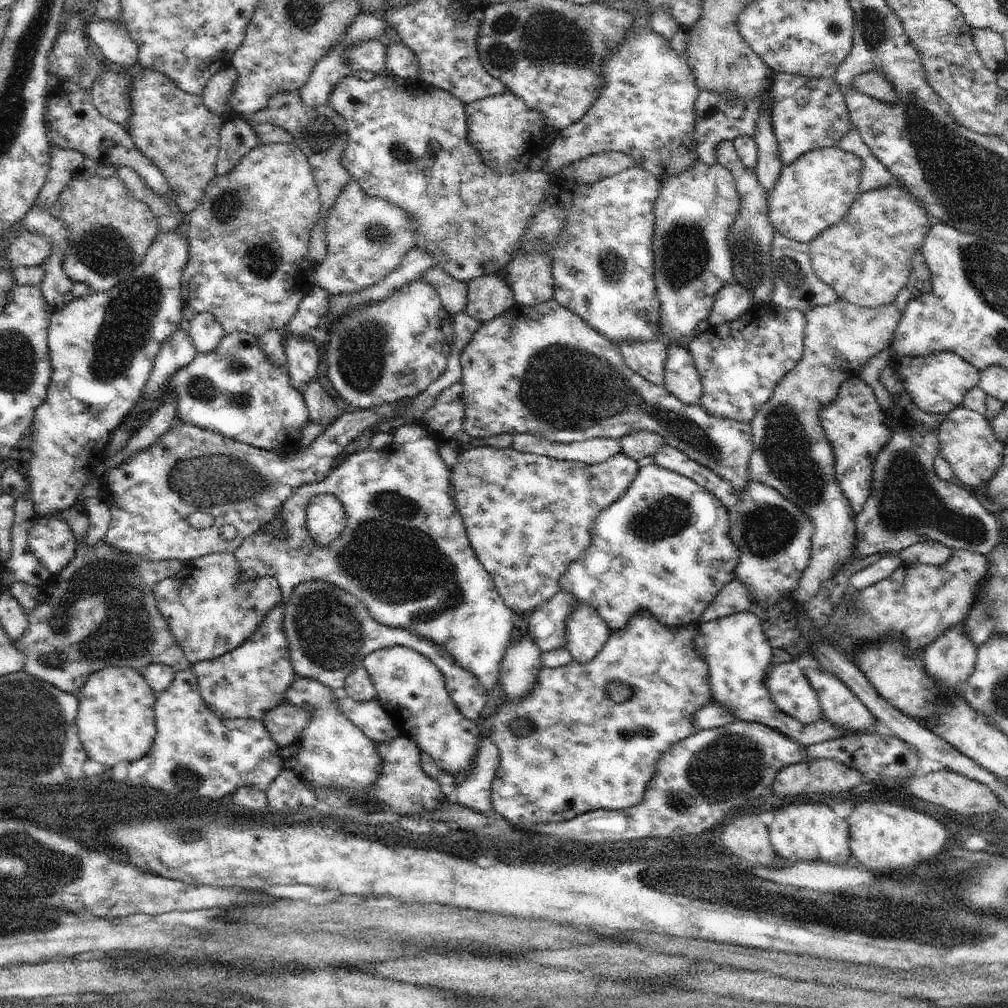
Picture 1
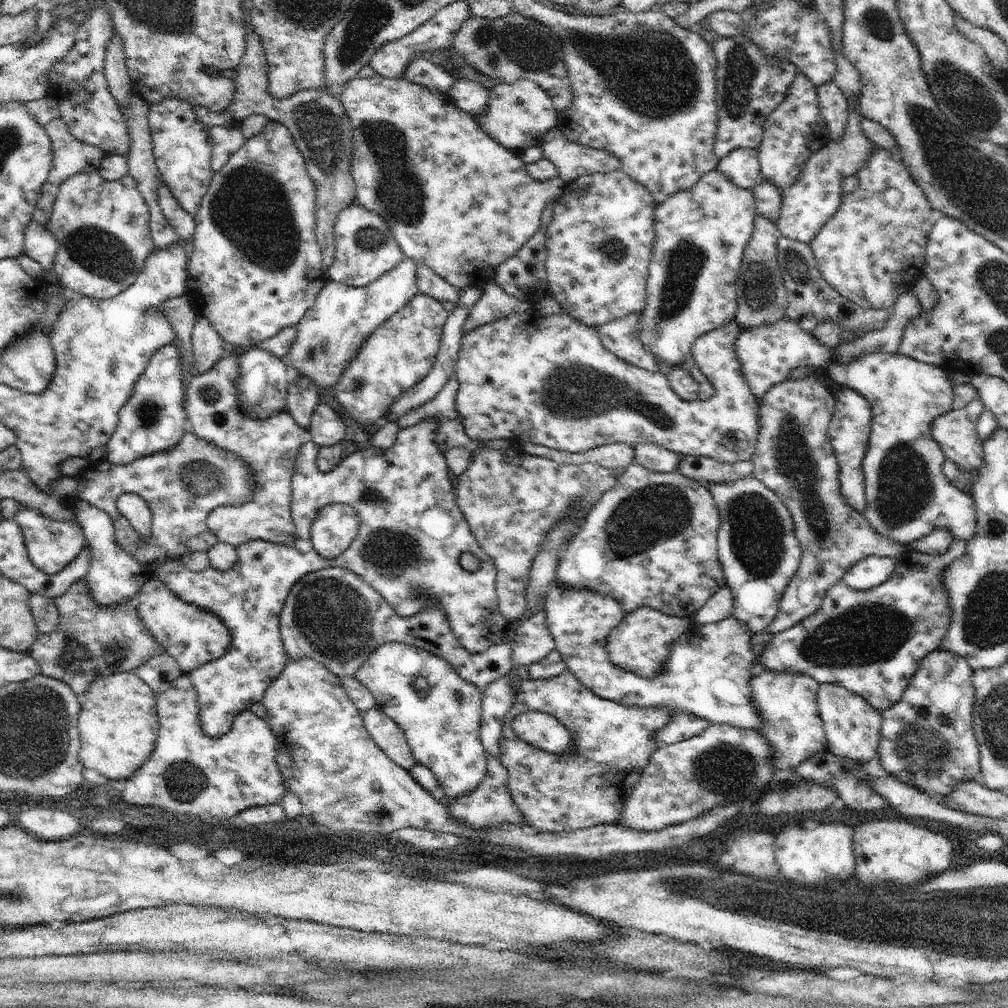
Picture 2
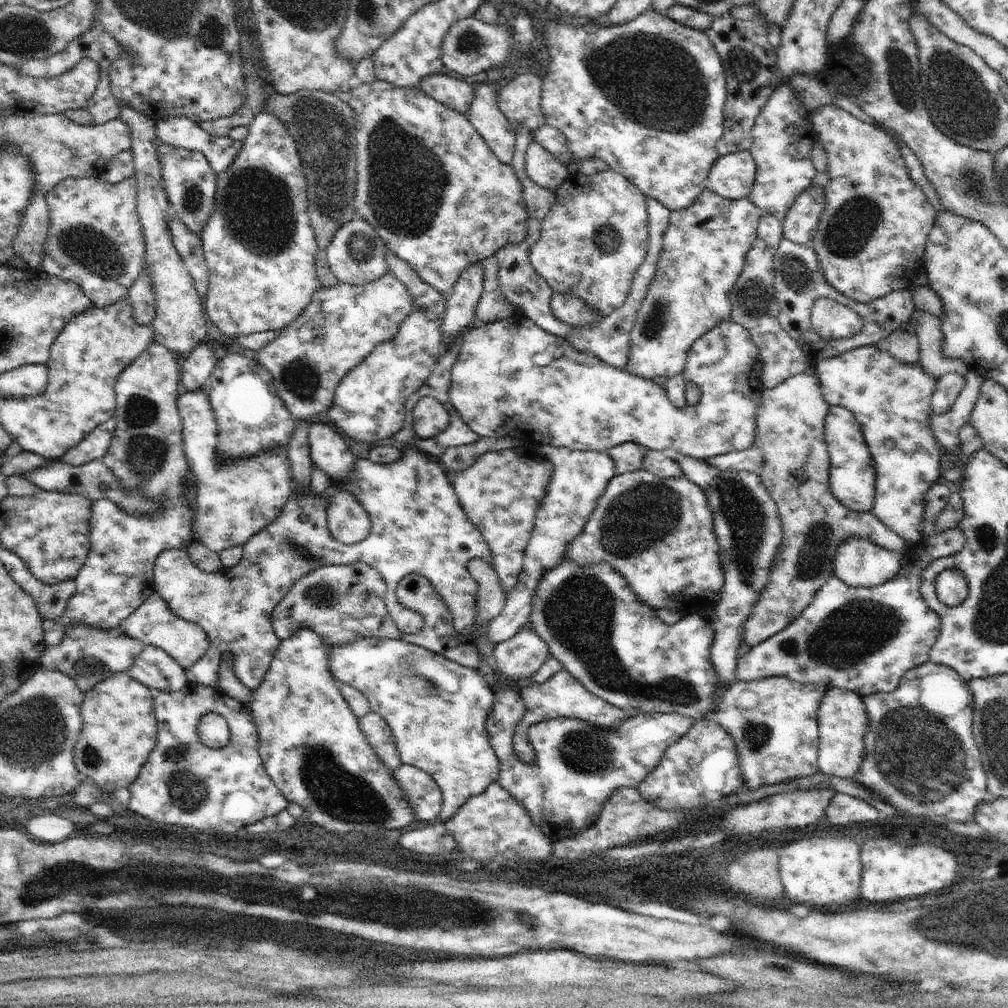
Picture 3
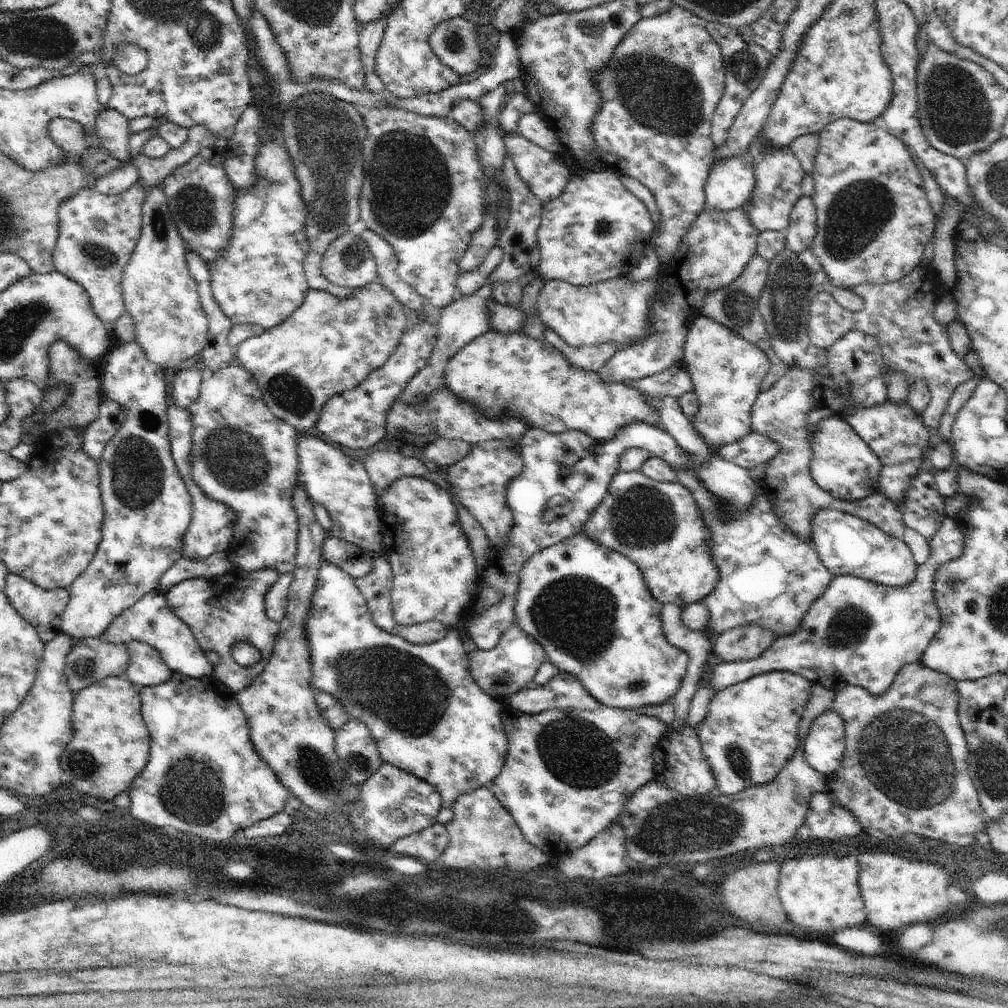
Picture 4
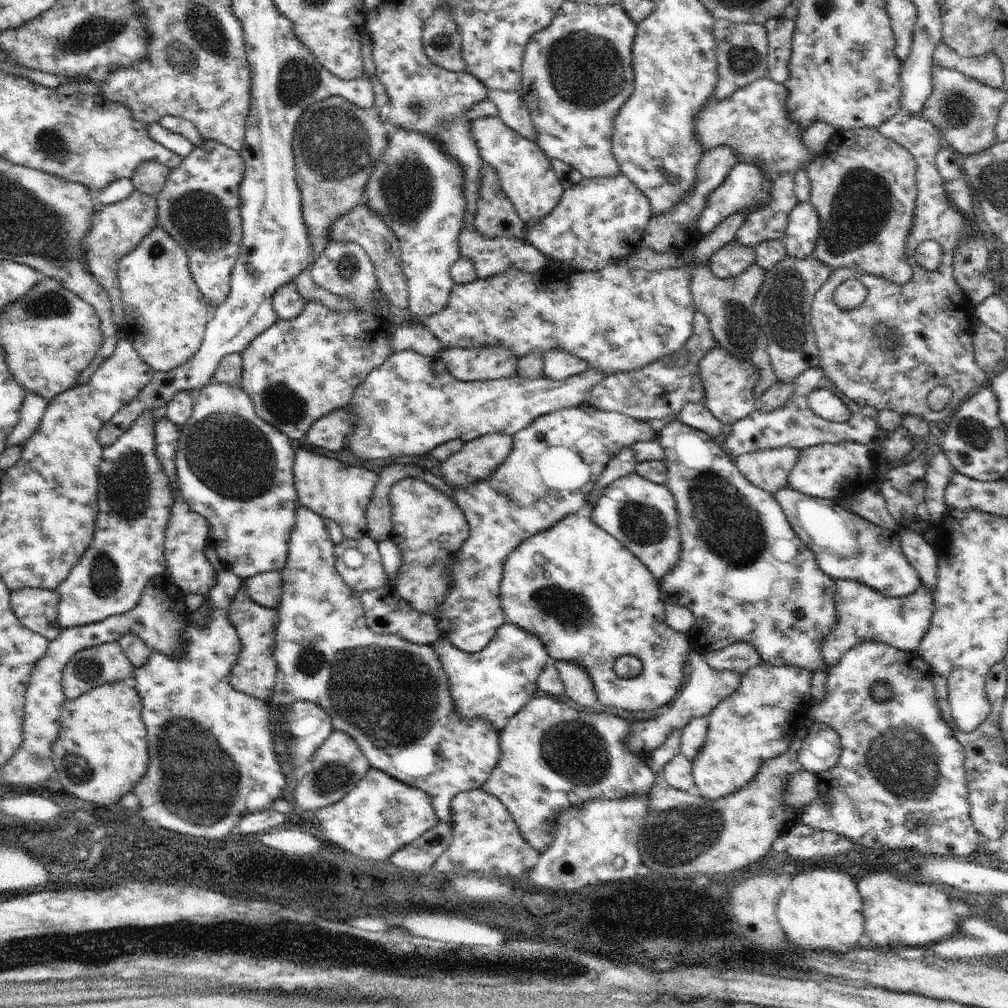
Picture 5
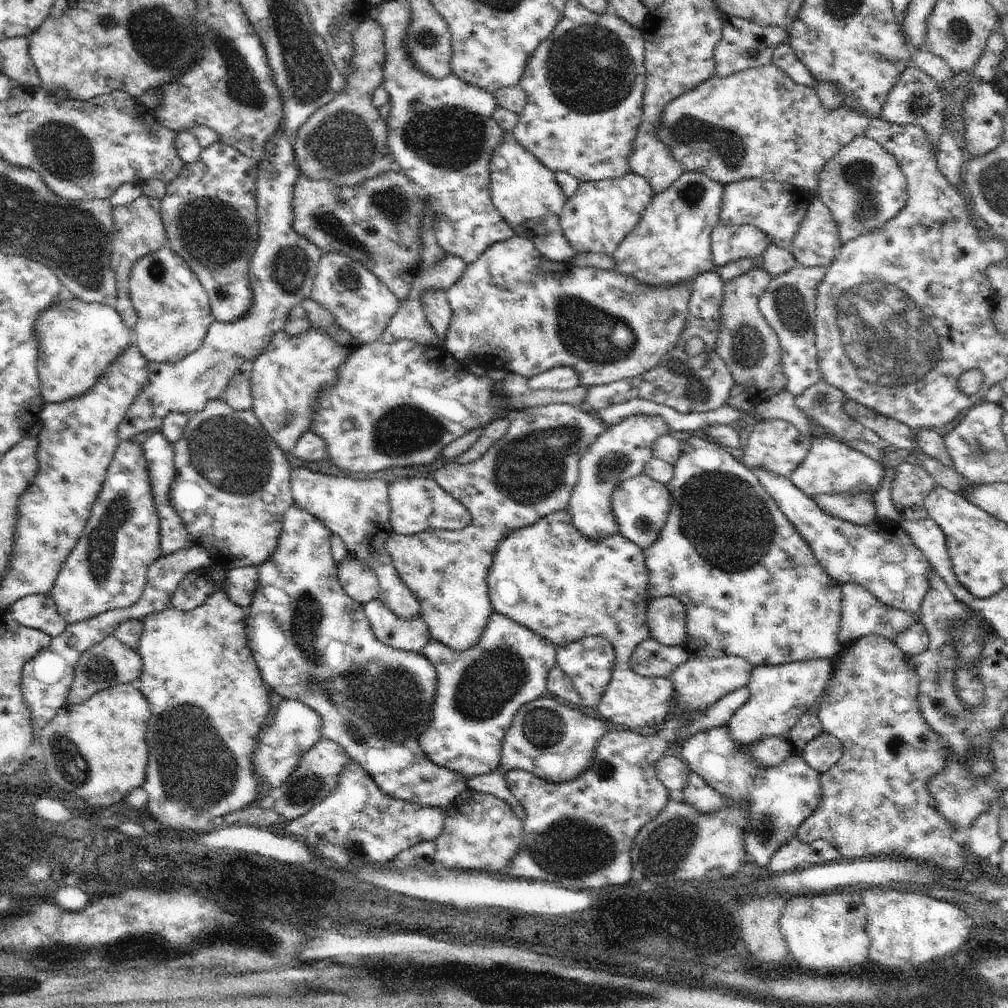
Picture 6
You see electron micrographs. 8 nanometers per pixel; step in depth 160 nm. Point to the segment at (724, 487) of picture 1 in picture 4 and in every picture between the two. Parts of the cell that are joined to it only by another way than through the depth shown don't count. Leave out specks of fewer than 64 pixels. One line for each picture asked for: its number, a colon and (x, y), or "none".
2: (707, 471)
3: (750, 459)
4: (755, 449)

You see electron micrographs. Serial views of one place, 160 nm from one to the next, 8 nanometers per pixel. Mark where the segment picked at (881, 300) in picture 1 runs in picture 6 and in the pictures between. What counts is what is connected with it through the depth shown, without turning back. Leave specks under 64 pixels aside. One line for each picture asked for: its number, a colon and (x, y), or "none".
2: (871, 252)
3: (871, 239)
4: (873, 218)
5: (863, 186)
6: (863, 185)

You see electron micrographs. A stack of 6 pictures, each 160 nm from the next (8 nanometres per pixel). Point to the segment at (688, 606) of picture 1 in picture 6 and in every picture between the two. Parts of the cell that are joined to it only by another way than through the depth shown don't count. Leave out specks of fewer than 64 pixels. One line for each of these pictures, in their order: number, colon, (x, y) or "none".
2: (651, 541)
3: (658, 534)
4: (658, 526)
5: (642, 515)
6: (640, 505)

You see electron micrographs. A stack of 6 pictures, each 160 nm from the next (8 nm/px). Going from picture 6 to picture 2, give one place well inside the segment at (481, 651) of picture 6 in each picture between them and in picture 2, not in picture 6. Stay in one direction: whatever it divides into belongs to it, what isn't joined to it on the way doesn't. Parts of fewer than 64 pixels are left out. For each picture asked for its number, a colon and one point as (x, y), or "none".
2: (532, 641)
3: (521, 656)
4: (507, 667)
5: (495, 683)

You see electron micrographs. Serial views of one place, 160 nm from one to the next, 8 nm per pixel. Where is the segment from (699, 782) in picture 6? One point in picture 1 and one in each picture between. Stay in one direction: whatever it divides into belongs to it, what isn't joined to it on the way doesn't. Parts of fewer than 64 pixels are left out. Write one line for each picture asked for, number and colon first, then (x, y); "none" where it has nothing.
1: (789, 688)
2: (788, 703)
3: (774, 721)
4: (750, 731)
5: (755, 724)

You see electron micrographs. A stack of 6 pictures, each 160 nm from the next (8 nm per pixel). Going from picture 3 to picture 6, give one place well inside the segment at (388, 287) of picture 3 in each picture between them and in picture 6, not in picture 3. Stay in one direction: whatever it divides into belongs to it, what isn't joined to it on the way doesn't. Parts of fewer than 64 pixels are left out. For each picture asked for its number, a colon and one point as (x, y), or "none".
4: (329, 345)
5: (297, 371)
6: (287, 376)

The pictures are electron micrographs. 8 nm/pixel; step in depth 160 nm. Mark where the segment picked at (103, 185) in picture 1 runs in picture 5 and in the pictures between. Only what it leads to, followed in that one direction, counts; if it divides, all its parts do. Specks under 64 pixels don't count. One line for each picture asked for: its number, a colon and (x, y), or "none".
2: (102, 227)
3: (95, 239)
4: (98, 233)
5: (118, 228)

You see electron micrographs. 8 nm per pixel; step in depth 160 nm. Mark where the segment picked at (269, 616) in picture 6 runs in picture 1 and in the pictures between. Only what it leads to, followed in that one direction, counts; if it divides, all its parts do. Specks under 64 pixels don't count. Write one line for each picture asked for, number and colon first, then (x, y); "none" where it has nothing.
1: (410, 686)
2: (440, 714)
3: (436, 709)
4: (429, 716)
5: (394, 697)

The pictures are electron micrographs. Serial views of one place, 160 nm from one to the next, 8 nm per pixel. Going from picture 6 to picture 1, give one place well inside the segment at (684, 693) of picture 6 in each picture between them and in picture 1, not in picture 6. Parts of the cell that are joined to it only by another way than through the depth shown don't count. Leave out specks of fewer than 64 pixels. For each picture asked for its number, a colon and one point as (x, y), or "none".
1: (791, 453)
2: (793, 457)
3: (790, 436)
4: (747, 642)
5: (740, 657)

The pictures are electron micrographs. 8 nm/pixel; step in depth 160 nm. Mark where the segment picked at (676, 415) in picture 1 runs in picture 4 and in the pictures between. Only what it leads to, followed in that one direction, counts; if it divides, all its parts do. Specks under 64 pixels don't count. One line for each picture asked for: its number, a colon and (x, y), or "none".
2: (549, 380)
3: (511, 378)
4: (528, 379)

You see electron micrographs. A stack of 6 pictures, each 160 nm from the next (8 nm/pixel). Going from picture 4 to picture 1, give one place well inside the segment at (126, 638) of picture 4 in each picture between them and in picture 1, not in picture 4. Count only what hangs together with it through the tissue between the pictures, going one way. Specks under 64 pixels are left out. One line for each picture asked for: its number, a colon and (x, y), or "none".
1: (211, 610)
2: (194, 636)
3: (153, 623)

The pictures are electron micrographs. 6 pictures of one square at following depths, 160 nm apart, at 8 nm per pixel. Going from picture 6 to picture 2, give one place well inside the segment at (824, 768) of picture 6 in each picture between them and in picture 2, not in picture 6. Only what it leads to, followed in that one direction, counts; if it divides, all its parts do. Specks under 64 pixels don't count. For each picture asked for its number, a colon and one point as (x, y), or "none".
2: (852, 725)
3: (843, 721)
4: (824, 746)
5: (821, 747)

